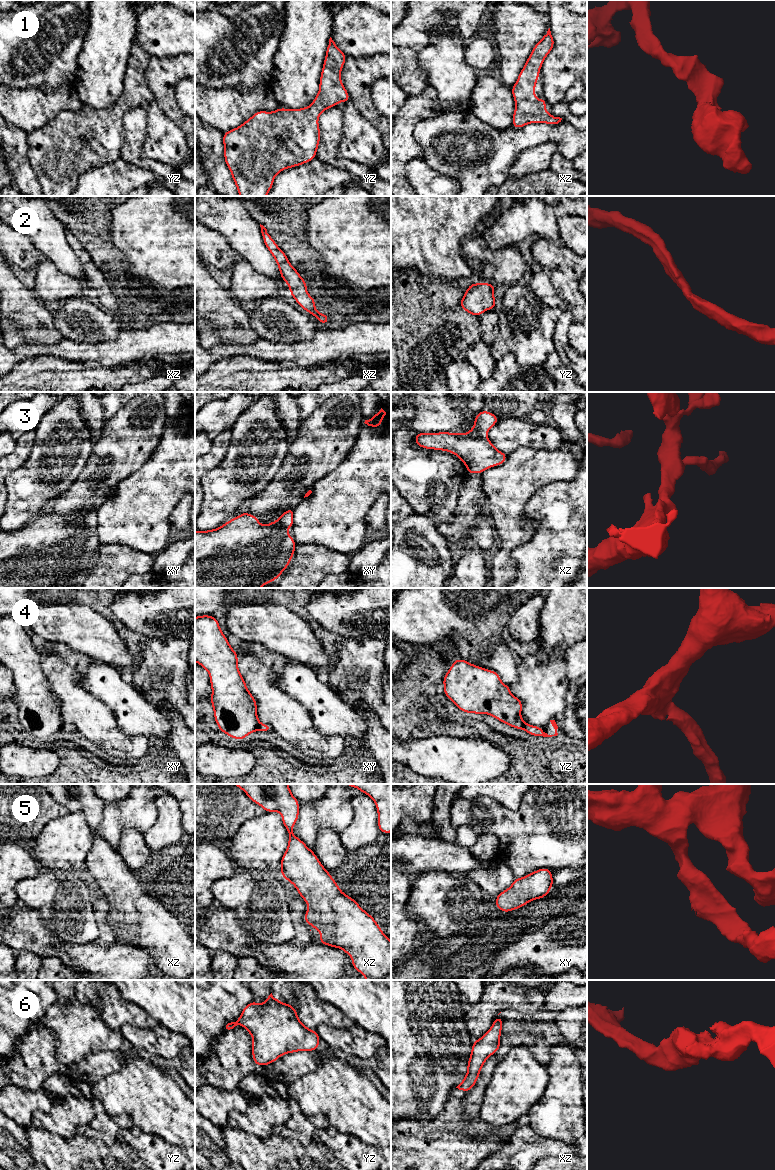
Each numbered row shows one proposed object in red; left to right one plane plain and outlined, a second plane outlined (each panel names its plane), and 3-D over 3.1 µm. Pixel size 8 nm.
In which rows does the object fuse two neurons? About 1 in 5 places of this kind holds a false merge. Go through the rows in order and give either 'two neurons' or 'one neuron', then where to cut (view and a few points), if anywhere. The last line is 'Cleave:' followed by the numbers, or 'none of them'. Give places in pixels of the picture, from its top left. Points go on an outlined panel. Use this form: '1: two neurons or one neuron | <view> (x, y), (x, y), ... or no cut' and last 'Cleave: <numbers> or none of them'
1: one neuron | no cut
2: one neuron | no cut
3: one neuron | no cut
4: one neuron | no cut
5: one neuron | no cut
6: one neuron | no cut
Cleave: none of them

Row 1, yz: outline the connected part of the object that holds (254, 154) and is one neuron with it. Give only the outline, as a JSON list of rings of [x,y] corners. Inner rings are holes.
[[[330,37],[319,81],[320,89],[312,104],[301,109],[257,111],[239,127],[223,133],[225,163],[240,196],[266,196],[278,173],[310,162],[316,157],[320,143],[319,116],[339,102],[350,101],[340,77],[346,58]]]

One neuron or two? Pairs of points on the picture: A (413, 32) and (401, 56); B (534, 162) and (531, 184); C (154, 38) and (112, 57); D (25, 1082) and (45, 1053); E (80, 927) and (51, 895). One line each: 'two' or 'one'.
A: two
B: two
C: two
D: one
E: one

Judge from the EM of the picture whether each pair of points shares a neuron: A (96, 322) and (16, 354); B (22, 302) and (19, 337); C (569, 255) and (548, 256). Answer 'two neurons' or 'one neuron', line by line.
A: two neurons
B: one neuron
C: one neuron

